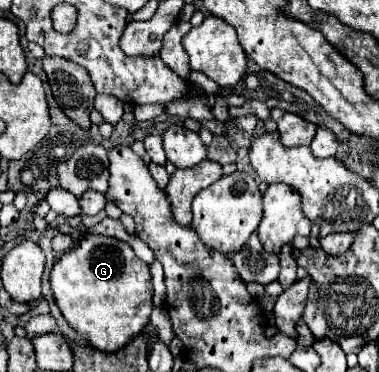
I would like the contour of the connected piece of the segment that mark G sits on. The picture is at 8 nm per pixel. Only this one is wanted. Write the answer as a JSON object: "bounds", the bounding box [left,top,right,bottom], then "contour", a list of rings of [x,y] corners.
{"bounds":[51,233,153,353],"contour":[[[89,233],[61,255],[51,271],[51,289],[57,307],[79,339],[105,353],[115,353],[137,337],[153,311],[149,265],[127,243],[105,235]]]}

